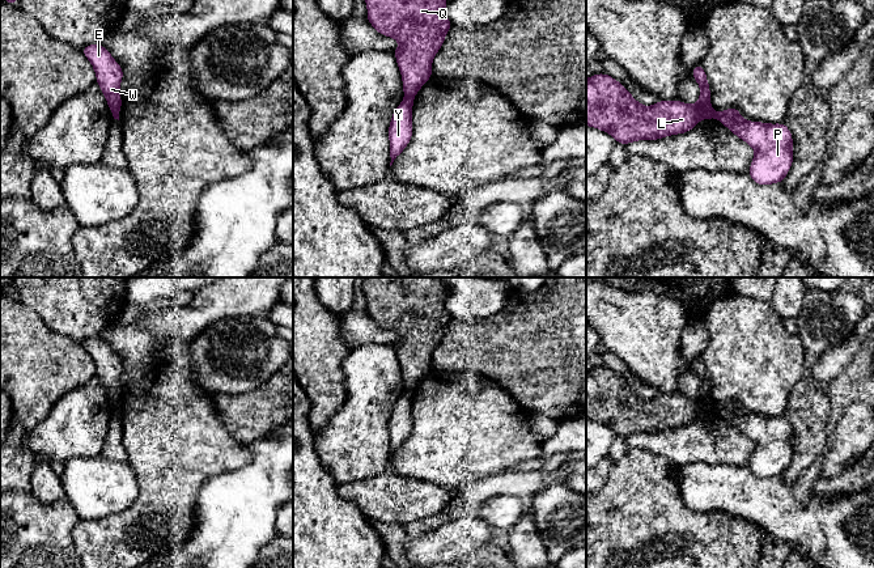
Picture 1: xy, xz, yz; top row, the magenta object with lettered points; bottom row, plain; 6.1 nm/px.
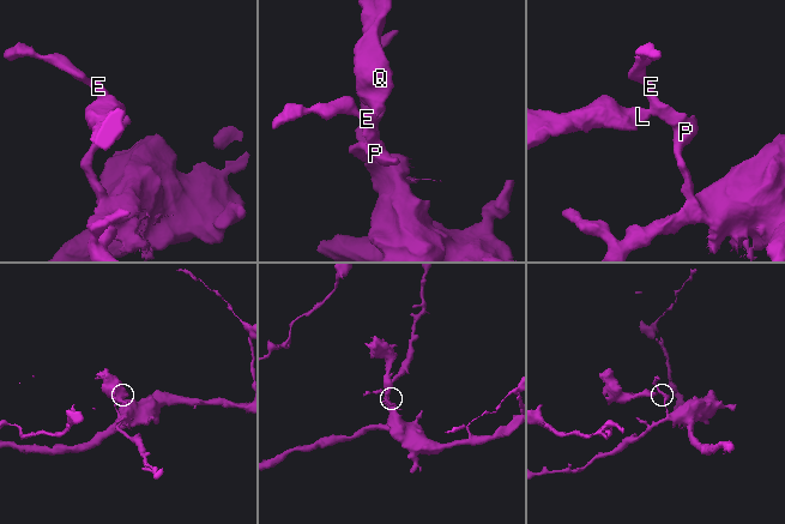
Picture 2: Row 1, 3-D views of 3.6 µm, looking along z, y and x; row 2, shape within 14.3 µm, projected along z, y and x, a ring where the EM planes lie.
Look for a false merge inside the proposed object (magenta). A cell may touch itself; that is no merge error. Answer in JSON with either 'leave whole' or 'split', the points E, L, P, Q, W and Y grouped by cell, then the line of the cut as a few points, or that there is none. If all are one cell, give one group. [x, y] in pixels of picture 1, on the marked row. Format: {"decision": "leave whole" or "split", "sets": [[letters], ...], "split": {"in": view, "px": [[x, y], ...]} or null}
{"decision": "split", "sets": [["E", "P", "W", "Y"], ["L", "Q"]], "split": {"in": "yz", "px": [[696, 105], [701, 117]]}}

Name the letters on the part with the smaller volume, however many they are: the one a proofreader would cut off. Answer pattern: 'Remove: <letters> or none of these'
Remove: L, Q

